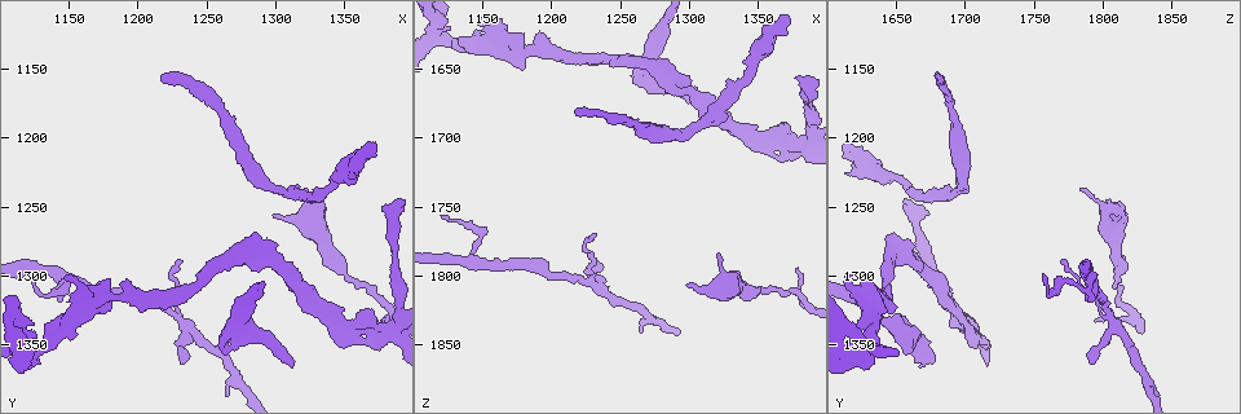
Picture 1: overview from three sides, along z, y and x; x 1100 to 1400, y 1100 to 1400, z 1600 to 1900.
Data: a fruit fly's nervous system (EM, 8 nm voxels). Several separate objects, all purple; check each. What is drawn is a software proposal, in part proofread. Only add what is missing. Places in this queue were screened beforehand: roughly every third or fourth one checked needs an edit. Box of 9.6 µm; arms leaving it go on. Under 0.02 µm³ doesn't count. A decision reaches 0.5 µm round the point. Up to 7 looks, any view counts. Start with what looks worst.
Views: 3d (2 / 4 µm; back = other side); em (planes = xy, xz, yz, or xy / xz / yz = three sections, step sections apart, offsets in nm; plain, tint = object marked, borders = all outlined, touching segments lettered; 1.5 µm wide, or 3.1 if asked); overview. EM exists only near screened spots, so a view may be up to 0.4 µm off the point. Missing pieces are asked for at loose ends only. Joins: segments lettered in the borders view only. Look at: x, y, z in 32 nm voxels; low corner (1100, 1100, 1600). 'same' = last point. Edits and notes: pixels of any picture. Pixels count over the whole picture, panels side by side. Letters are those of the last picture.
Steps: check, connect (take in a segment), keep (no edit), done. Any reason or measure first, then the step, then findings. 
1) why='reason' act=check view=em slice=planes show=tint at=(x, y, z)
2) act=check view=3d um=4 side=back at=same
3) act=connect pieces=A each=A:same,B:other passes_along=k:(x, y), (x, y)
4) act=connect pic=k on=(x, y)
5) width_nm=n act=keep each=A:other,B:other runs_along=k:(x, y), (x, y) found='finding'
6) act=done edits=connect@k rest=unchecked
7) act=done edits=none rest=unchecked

why='free end' act=check view=3d um=4 at=(1312, 1366, 1666)

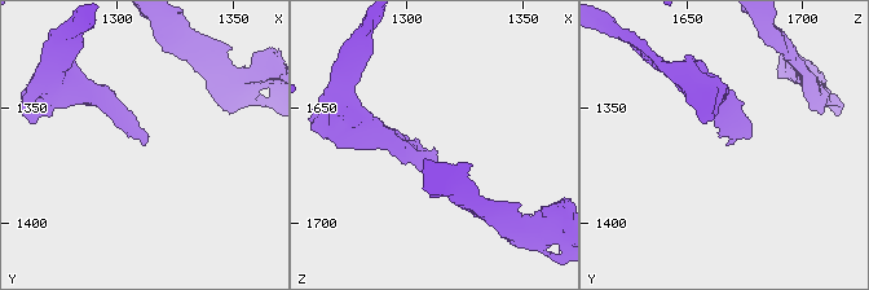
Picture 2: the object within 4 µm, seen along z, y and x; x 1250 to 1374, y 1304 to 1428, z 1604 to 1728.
act=check view=em slice=planes show=borders at=(1313, 1366, 1666)

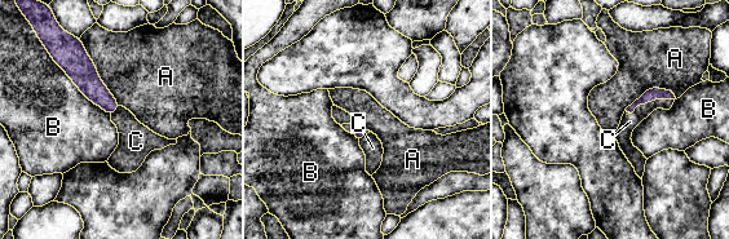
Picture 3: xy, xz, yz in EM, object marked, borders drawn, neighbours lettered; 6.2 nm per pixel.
act=connect pieces=C each=A:other,B:other,C:same passes_along=3:(652, 93), (649, 101), (630, 122) found='the cell continues'

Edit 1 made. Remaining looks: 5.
why='see it whole again' act=check view=overview

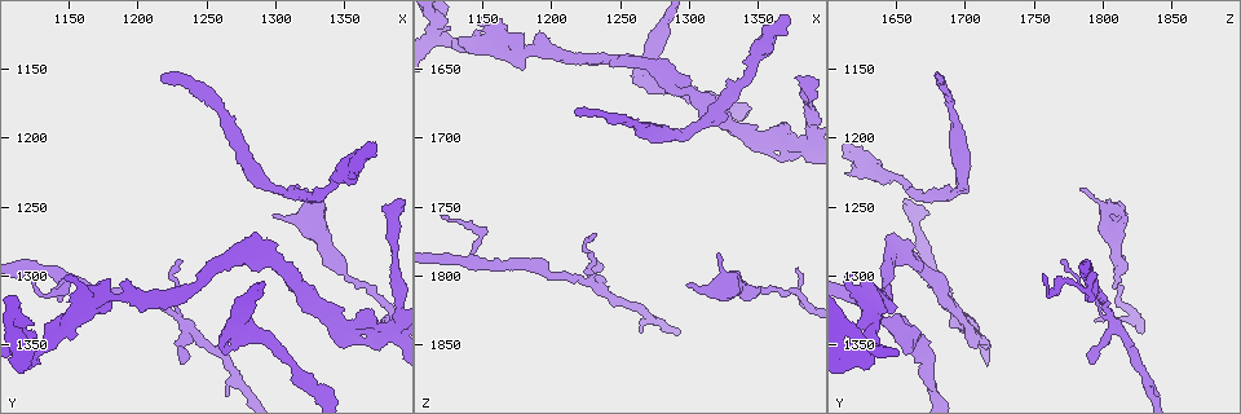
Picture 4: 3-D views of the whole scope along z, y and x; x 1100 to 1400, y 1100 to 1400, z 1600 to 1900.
why='branch stops here' act=check view=em slice=planes show=borders at=(1298, 1256, 1806)

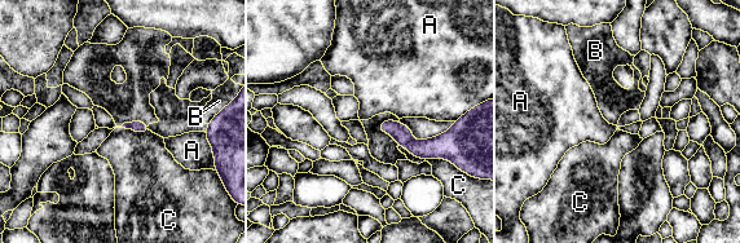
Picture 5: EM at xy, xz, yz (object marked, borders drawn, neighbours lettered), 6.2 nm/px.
act=keep each=A:other,B:other,C:other found='none of them fits'

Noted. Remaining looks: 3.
act=done edits=connect@3 rest=unchecked

